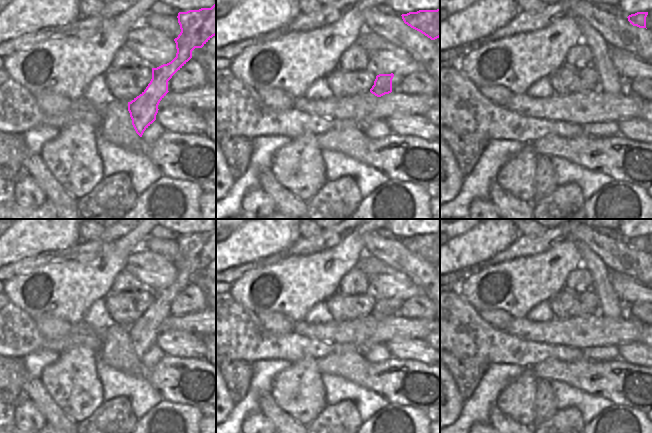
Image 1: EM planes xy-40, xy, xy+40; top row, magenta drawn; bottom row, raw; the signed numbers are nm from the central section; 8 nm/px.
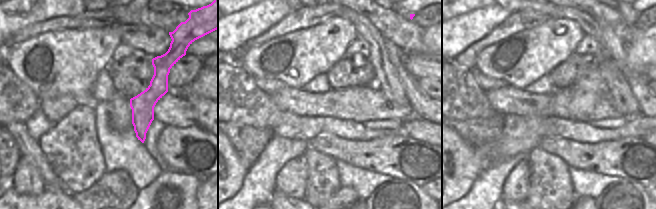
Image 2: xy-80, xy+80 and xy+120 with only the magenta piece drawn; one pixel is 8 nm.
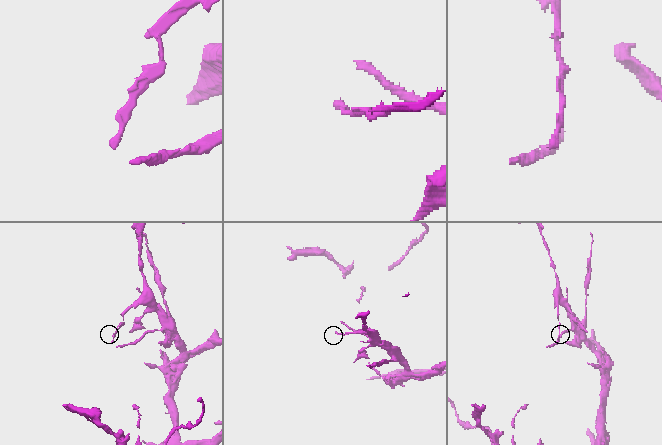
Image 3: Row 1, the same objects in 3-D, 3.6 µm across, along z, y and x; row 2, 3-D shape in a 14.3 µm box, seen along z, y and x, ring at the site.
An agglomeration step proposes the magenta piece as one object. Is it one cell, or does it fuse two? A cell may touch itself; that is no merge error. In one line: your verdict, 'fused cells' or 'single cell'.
fused cells

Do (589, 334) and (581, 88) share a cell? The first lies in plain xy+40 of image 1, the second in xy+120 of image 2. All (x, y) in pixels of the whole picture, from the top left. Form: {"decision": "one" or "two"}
{"decision": "two"}

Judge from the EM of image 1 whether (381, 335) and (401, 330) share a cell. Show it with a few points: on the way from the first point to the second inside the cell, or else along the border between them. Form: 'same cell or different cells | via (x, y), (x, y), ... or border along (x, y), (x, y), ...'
same cell | via (386, 330), (396, 330)

